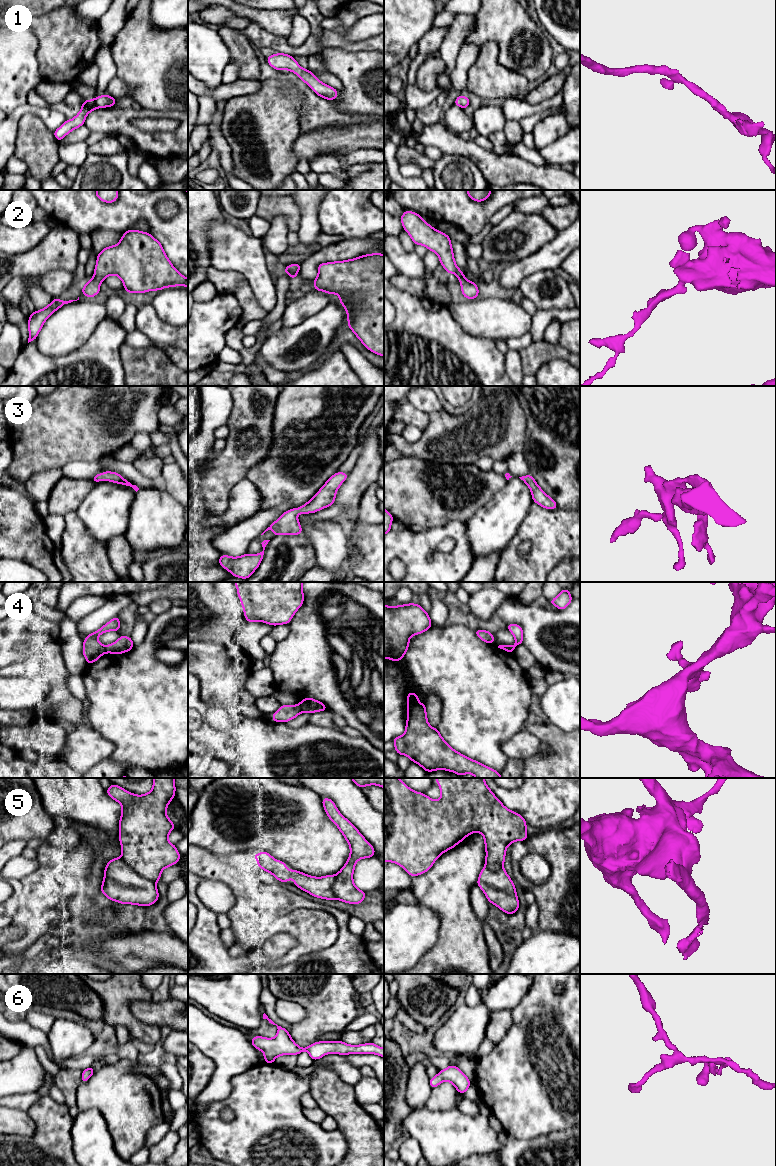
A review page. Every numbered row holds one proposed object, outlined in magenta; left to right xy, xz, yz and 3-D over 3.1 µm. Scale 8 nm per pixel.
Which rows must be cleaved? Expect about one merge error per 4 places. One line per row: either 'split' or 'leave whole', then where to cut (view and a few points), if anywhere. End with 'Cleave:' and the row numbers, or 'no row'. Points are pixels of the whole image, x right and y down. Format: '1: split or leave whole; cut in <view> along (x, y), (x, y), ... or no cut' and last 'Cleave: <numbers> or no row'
1: leave whole; no cut
2: leave whole; no cut
3: leave whole; no cut
4: split; cut in xy along (103, 646), (105, 652)
5: leave whole; no cut
6: leave whole; no cut
Cleave: 4

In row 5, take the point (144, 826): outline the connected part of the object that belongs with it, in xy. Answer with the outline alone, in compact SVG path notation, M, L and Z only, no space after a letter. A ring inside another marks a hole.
M153 778L149 793L135 795L112 784L107 794L119 802L122 813L119 821L120 858L111 859L104 870L101 892L108 899L121 904L153 905L159 899L156 883L163 869L175 865L181 856L175 845L169 842L169 833L177 827L166 814L167 806L175 798L175 778Z

